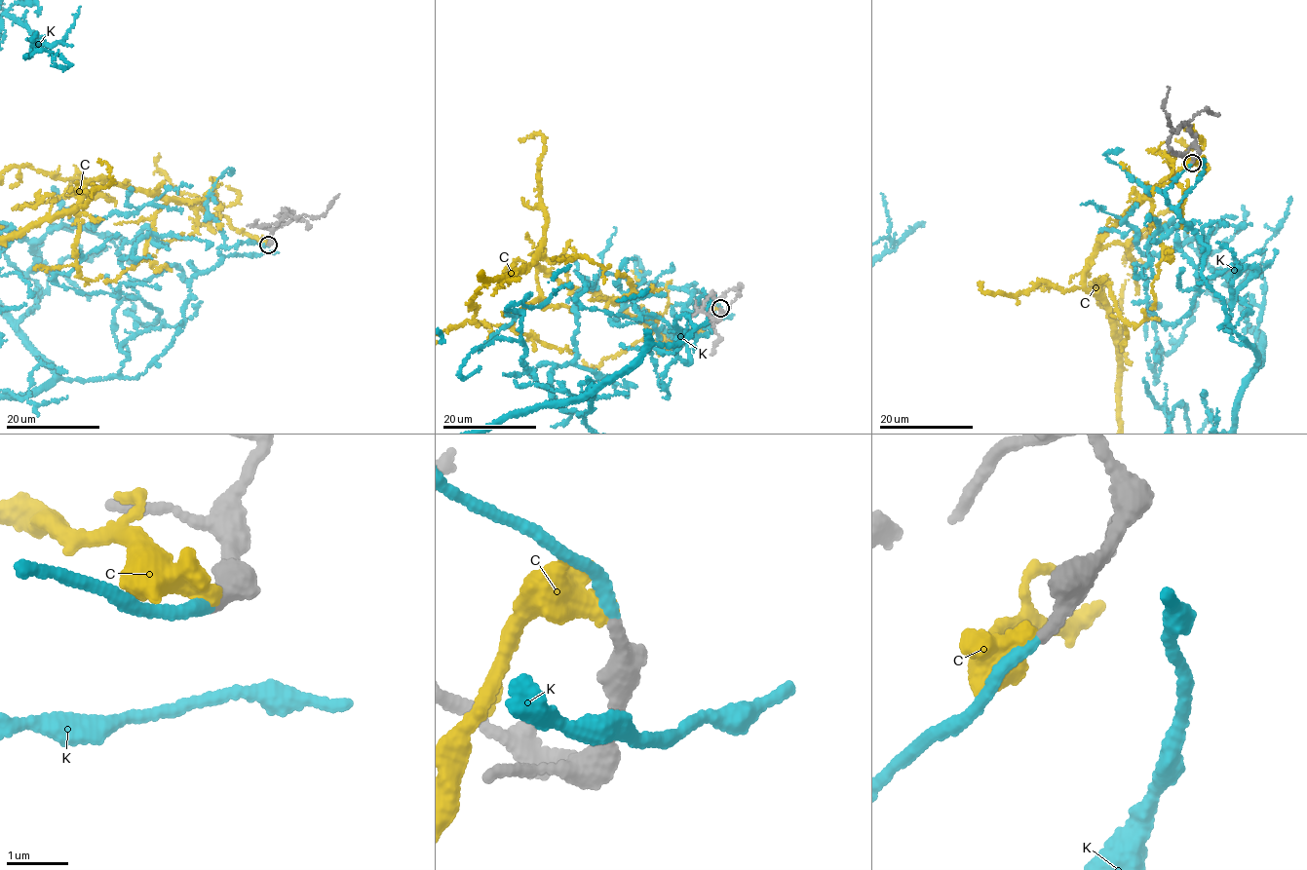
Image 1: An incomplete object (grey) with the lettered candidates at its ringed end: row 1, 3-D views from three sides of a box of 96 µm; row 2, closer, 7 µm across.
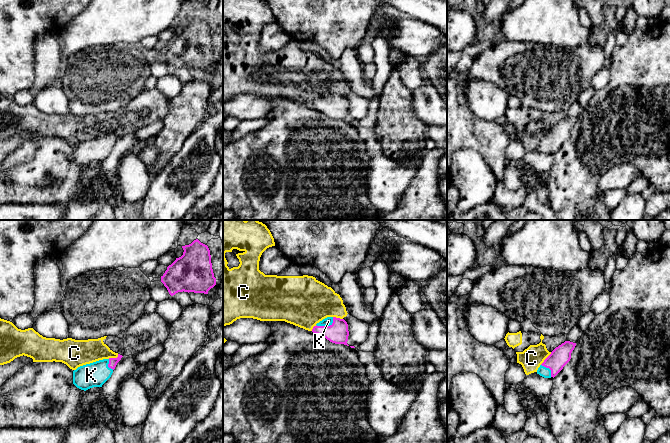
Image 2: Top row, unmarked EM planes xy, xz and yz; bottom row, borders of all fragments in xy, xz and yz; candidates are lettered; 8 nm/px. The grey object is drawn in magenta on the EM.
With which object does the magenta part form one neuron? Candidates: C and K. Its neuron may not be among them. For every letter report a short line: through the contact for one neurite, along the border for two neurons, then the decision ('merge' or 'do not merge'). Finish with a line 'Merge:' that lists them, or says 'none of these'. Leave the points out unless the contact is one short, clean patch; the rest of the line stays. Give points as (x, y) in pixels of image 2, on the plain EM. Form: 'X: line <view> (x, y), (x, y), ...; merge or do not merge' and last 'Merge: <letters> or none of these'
C: line yz (551, 128), (540, 140); do not merge
K: line xz (337, 109), (332, 104), (326, 102), (328, 97); merge
Merge: K

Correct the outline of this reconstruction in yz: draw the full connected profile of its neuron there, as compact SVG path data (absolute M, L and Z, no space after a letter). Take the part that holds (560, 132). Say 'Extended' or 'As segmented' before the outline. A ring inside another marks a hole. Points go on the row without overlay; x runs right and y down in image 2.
Extended. M565 117L556 123L540 141L537 146L537 150L544 154L554 154L570 137L571 129L575 122L576 119Z

